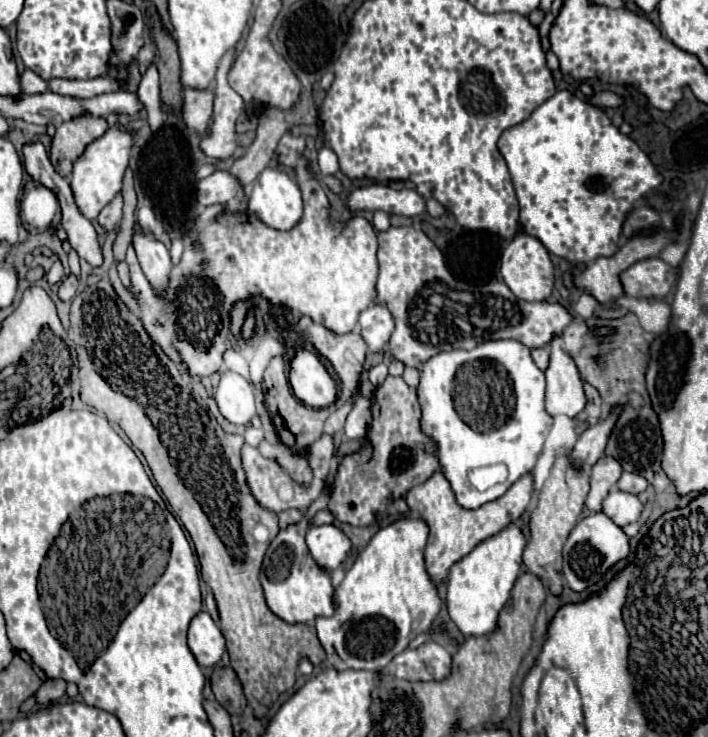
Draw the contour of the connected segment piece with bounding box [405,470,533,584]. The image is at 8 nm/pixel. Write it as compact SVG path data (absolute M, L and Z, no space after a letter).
M437 470L423 484L413 486L407 492L405 500L407 500L409 508L413 512L417 512L429 526L429 540L427 540L427 548L425 548L425 564L427 564L431 578L439 584L441 580L447 578L449 566L453 562L457 562L457 558L463 558L465 554L469 554L469 550L473 550L473 546L477 546L477 542L497 534L497 530L501 530L501 526L507 526L509 522L519 520L521 514L525 512L529 500L531 500L531 492L533 492L533 478L531 478L531 474L525 474L501 498L487 502L477 510L467 510L467 508L457 504L455 494L451 490L451 484L441 470Z

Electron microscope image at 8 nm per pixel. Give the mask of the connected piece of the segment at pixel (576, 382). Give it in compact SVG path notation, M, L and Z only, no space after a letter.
M555 336L549 342L549 366L545 370L547 376L547 398L545 408L551 416L567 414L575 418L585 408L585 394L579 370L573 358L567 354L563 346L563 338Z

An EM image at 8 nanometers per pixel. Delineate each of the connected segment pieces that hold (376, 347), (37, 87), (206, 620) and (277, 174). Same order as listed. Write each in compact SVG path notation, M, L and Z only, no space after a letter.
M371 304L359 316L359 332L365 338L371 352L379 352L387 346L393 328L395 322L385 304Z
M25 68L25 72L19 76L19 80L21 80L23 92L27 92L27 94L43 94L43 92L47 92L45 80L43 80L41 76L37 76L37 74L35 74L33 70L29 70L29 68Z
M199 612L189 624L189 648L199 662L207 668L221 660L225 652L225 638L221 628L213 622L207 612Z
M265 168L251 188L249 212L273 230L291 230L303 216L299 186L283 170Z

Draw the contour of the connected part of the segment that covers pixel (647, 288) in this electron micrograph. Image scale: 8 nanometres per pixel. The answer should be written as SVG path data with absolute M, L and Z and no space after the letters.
M647 258L621 272L621 284L625 288L625 296L663 298L677 282L677 276L679 268L669 266L661 258Z

